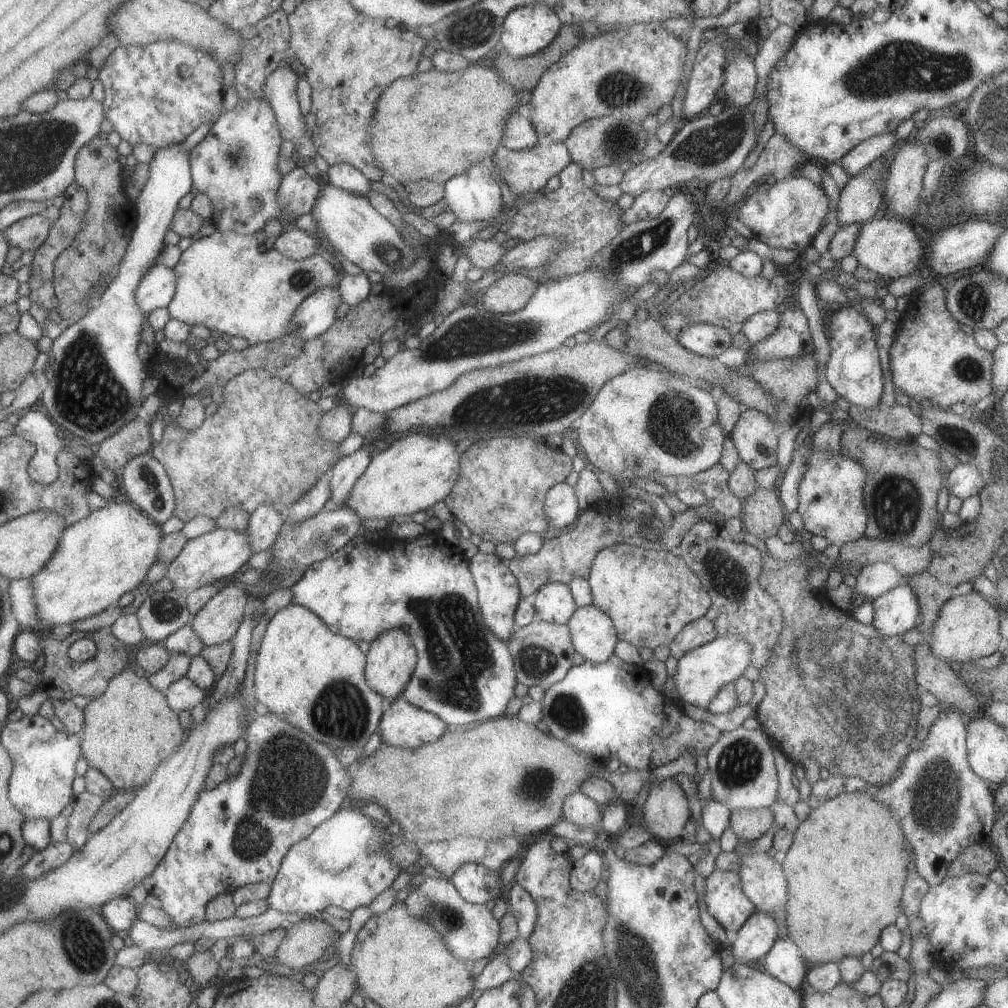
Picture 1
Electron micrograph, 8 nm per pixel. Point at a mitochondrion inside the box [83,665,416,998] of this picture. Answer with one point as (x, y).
(290, 778)

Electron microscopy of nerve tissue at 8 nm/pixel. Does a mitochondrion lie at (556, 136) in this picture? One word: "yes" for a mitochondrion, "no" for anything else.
no

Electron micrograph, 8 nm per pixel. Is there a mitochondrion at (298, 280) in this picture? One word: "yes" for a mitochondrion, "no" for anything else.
yes

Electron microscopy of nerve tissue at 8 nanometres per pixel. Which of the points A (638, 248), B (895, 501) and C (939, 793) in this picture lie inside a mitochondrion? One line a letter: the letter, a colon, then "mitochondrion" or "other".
A: mitochondrion
B: mitochondrion
C: mitochondrion

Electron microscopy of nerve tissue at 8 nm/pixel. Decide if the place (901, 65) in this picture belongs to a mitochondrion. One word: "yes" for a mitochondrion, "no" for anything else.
yes

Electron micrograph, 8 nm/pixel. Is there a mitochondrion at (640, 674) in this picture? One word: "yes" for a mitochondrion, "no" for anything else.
no

